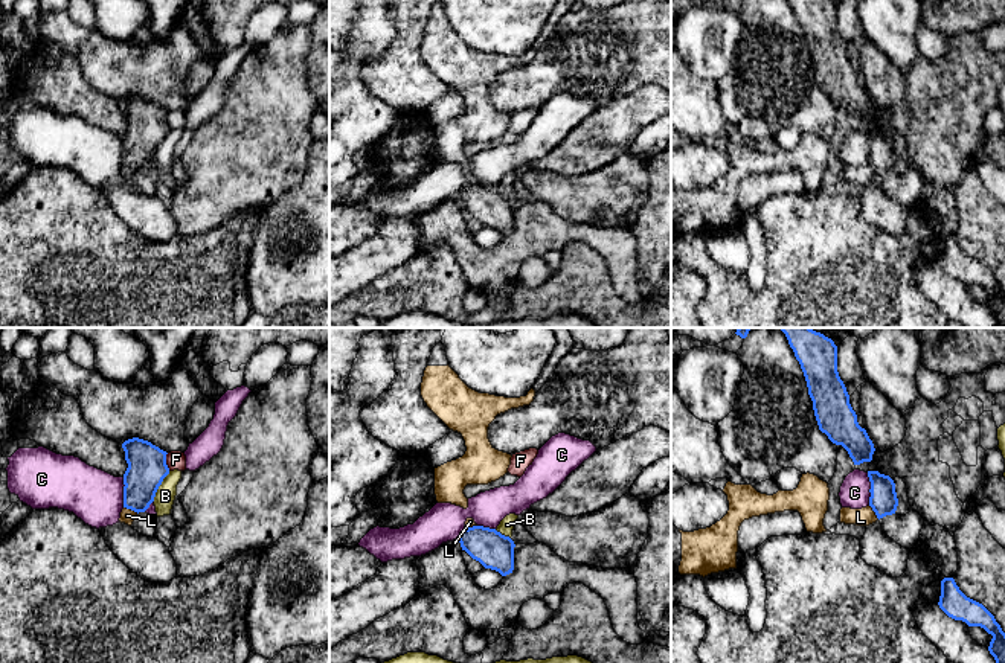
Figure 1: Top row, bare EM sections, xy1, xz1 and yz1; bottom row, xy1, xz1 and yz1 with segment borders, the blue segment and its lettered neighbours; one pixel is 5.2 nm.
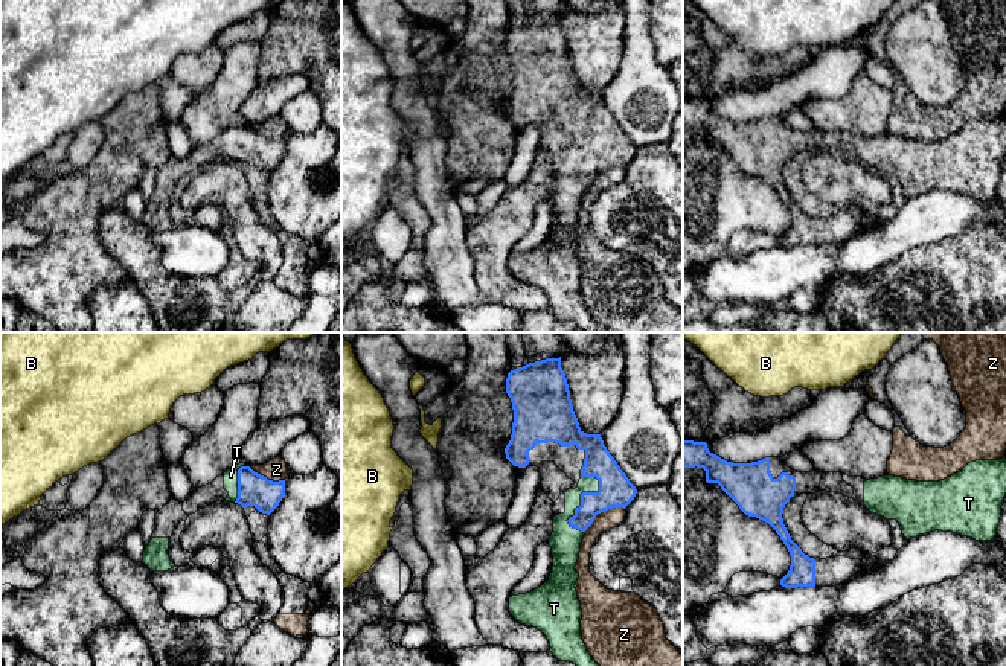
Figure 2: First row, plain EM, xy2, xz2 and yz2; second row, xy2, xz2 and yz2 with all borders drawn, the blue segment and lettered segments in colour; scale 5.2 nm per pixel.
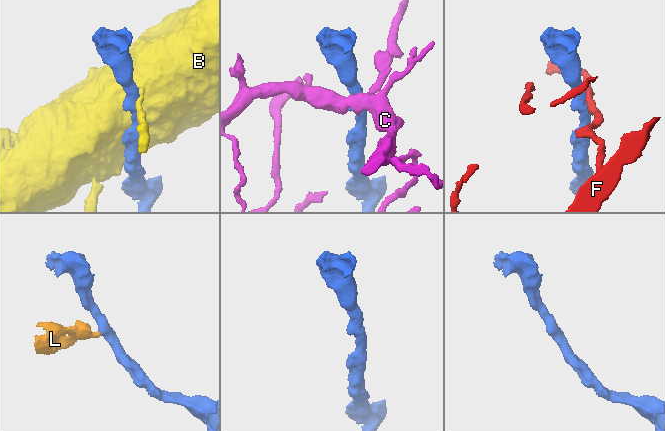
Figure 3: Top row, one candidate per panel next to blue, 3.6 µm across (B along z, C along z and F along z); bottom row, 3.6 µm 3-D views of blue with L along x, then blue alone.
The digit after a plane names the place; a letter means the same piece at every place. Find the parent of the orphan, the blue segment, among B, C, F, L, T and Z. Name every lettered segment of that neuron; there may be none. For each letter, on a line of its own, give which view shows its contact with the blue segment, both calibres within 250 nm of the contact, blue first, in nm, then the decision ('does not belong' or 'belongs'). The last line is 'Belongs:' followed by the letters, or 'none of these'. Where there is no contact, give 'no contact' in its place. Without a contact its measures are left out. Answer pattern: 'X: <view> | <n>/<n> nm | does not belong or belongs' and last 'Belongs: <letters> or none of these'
B: xy1 | 200/110 nm | does not belong
C: yz1 | 150/160 nm | does not belong
F: xy1 | 200/100 nm | does not belong
L: xy1 | 200/80 nm | does not belong
T: xz2 | 180/160 nm | belongs
Z: xz2 | 180/100 nm | does not belong
Belongs: T

